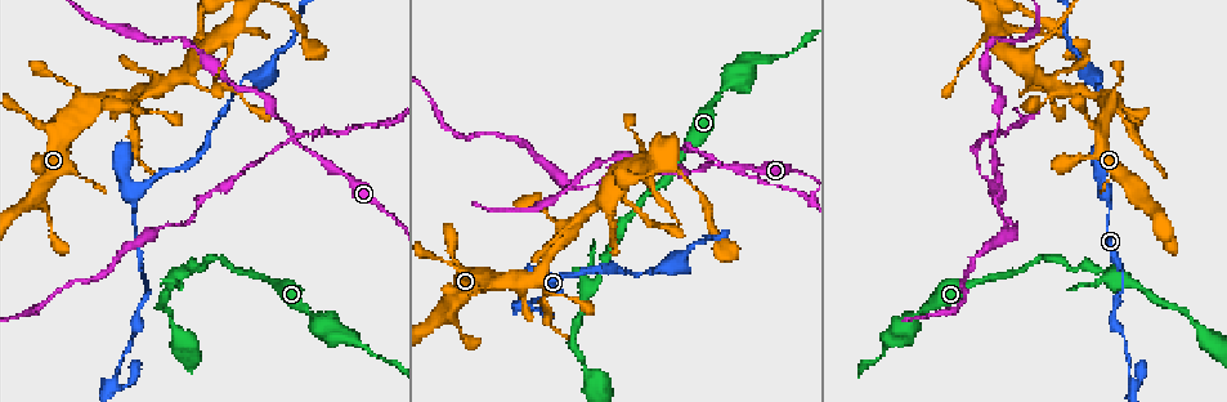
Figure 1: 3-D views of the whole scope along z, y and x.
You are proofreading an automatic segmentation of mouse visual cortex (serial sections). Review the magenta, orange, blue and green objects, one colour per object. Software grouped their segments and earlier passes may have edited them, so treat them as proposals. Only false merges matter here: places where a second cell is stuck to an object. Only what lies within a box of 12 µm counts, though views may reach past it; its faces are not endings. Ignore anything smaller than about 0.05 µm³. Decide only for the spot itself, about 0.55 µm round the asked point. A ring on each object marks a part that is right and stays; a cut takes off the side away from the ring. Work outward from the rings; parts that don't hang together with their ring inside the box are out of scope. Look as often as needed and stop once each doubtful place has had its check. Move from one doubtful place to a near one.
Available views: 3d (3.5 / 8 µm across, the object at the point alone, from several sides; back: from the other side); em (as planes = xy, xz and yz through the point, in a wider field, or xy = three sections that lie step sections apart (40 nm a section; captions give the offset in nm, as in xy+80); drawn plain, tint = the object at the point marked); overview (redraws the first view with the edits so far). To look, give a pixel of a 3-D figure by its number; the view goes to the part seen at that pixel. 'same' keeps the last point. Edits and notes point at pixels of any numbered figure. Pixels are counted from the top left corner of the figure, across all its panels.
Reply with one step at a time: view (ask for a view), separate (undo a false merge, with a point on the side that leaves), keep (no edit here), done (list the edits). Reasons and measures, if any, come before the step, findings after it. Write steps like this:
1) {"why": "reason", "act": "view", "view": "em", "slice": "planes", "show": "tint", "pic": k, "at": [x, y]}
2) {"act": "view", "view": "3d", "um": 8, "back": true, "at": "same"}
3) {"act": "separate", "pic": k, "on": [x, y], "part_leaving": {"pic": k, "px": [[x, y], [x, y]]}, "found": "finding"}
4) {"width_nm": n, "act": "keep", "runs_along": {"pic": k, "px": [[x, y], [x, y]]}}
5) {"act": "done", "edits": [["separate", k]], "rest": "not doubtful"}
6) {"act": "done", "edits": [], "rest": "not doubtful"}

{"why": "narrows sharply", "act": "view", "view": "3d", "um": 3.5, "pic": 1, "at": [1131, 383]}

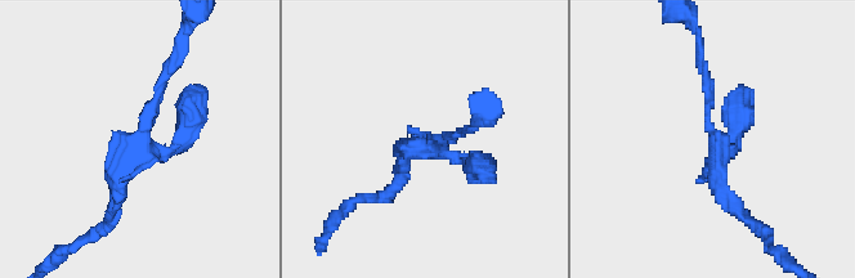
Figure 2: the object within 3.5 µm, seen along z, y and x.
{"arms": 3, "arm_widths_nm": [150, 200, 300], "act": "view", "view": "em", "slice": "xy", "step": 2, "show": "tint", "pic": 2, "at": [718, 148]}

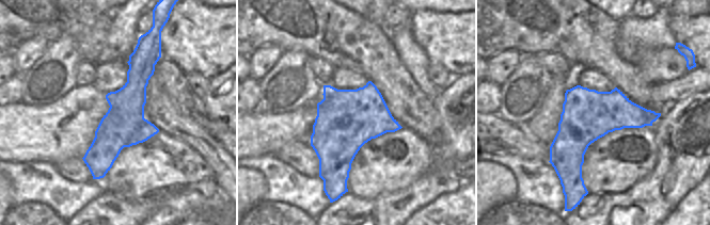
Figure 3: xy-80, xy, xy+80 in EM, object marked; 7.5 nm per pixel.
{"width_nm": 460, "act": "keep", "runs_along": {"pic": 2, "px": [[459, 133], [430, 149], [482, 169]]}, "found": "all the same cell"}

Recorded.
{"why": "four or more arms meet", "act": "view", "view": "3d", "um": 3.5, "back": true, "pic": 1, "at": [307, 151]}

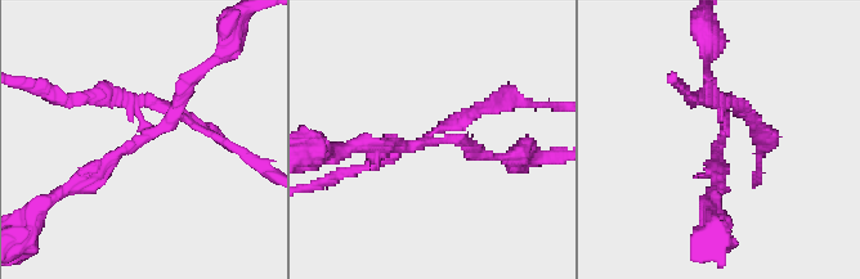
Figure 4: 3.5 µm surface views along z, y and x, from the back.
{"arms": 4, "arm_widths_nm": [150, 150, 150, 200], "act": "view", "view": "em", "slice": "xy", "step": 2, "show": "tint", "pic": 4, "at": [428, 141]}

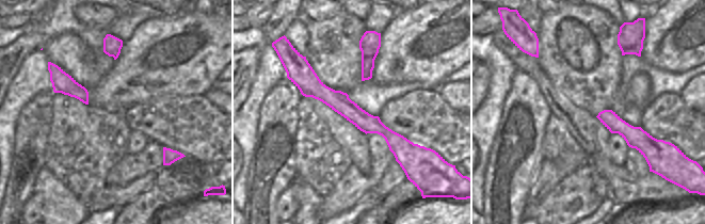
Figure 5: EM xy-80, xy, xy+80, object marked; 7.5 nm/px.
{"act": "view", "view": "em", "slice": "planes", "show": "tint", "at": "same"}

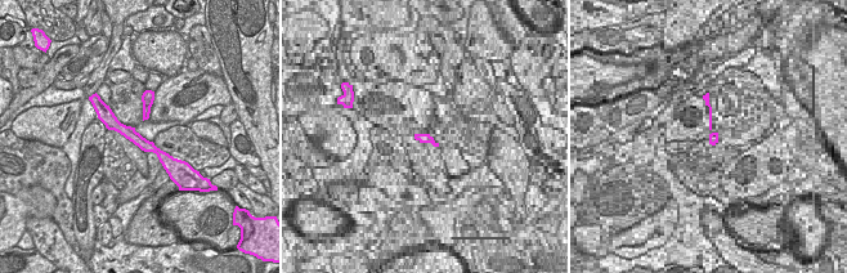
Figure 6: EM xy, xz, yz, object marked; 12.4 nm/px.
{"act": "separate", "pic": 4, "on": [479, 108], "found": "a second cell is stuck on"}

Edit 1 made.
{"why": "see it whole again", "act": "view", "view": "overview"}

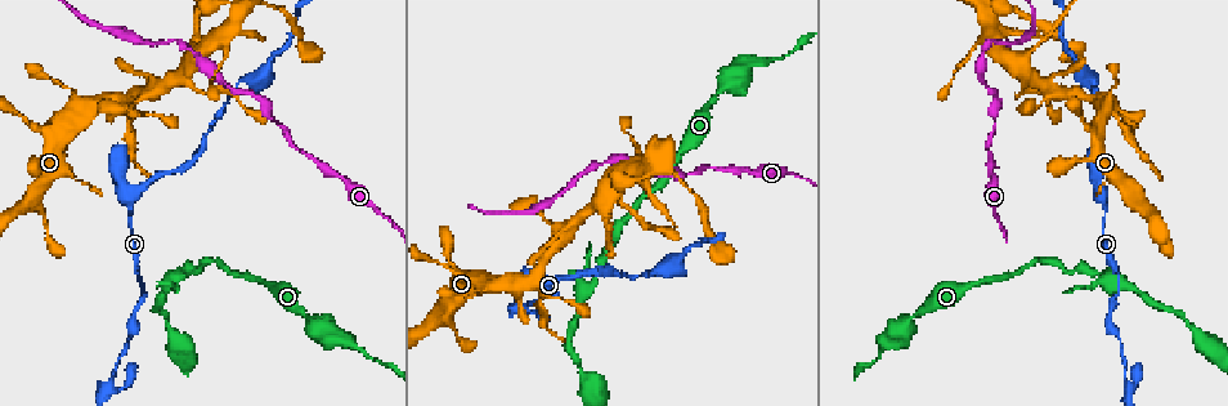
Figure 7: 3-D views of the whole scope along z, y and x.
{"why": "sharp bend", "act": "view", "view": "3d", "um": 3.5, "pic": 7, "at": [713, 247]}

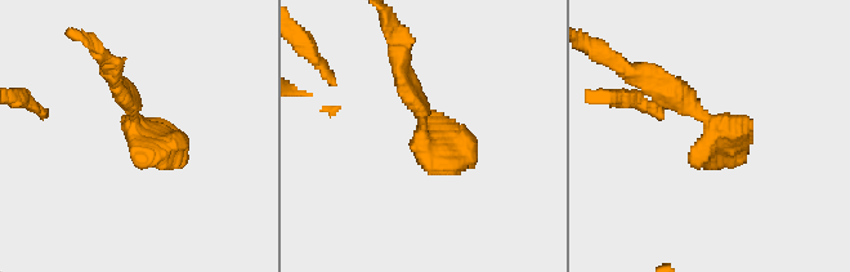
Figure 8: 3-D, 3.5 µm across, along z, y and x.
{"act": "keep", "runs_along": {"pic": 8, "px": [[647, 84], [729, 128], [745, 160]]}, "found": "one cell here"}

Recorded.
{"act": "done", "edits": [["separate", 4]], "rest": "not doubtful"}

